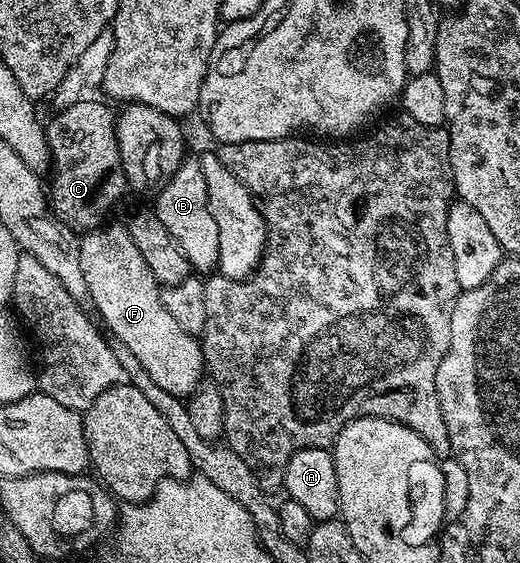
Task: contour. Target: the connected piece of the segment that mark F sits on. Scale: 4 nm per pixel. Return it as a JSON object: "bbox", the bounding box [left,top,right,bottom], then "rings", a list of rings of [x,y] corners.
{"bbox":[79,224,207,400],"rings":[[[106,224],[96,230],[88,231],[81,238],[79,268],[87,284],[88,301],[93,301],[93,306],[97,309],[96,317],[103,326],[105,321],[104,329],[114,339],[117,337],[125,345],[126,352],[141,365],[140,373],[144,377],[155,380],[155,384],[159,384],[163,392],[171,392],[176,398],[185,400],[196,393],[207,374],[205,351],[202,350],[200,341],[194,335],[183,332],[183,328],[179,328],[179,323],[167,313],[167,308],[163,308],[162,287],[155,280],[151,268],[147,268],[147,260],[143,260],[139,248],[135,248],[135,240],[131,240],[124,225]]]}

